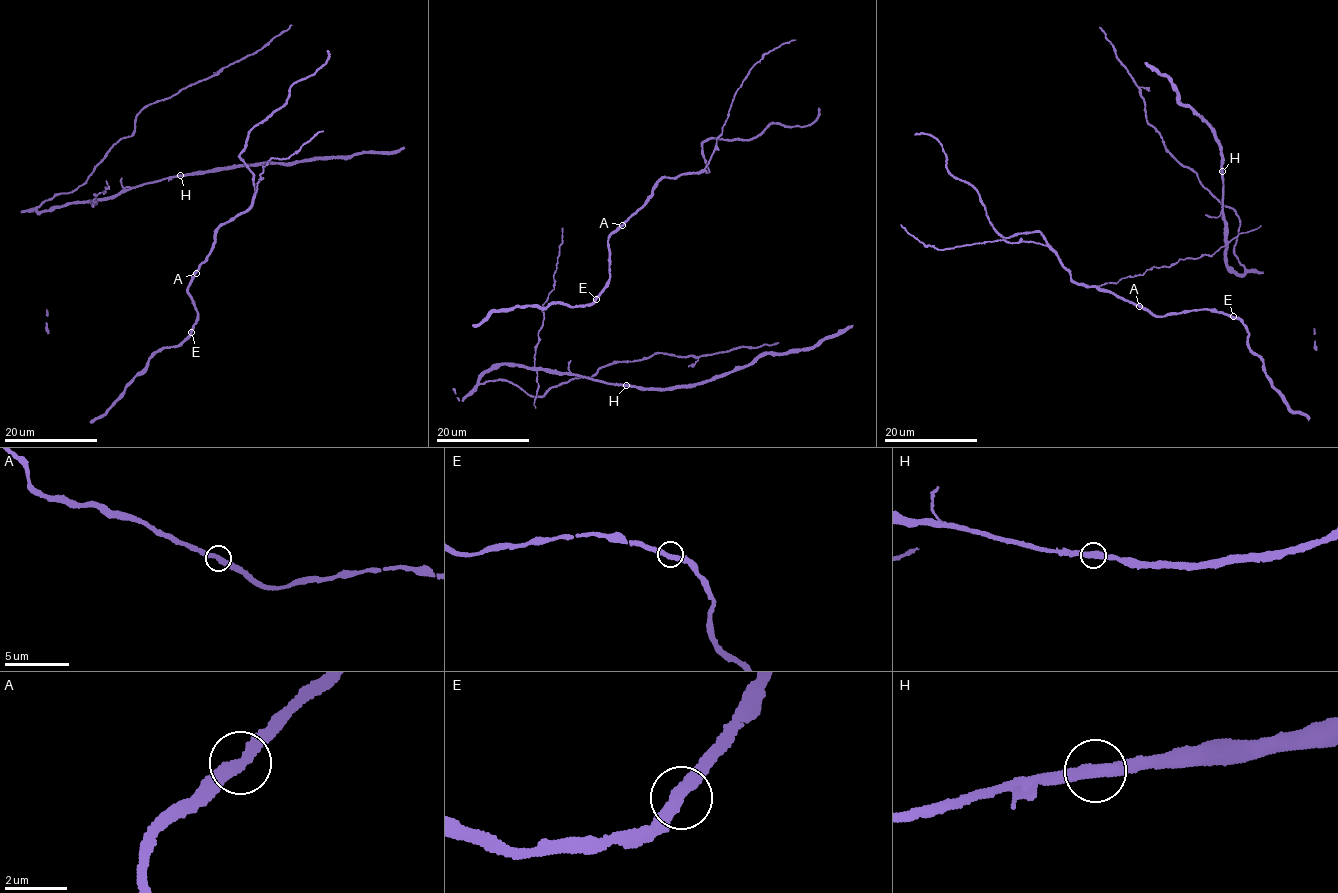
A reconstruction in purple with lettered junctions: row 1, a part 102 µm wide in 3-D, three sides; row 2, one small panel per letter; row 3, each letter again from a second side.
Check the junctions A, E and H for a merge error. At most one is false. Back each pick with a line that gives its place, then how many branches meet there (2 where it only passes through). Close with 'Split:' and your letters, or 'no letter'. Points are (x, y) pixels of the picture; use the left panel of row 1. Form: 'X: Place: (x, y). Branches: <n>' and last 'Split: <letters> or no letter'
Split: no letter

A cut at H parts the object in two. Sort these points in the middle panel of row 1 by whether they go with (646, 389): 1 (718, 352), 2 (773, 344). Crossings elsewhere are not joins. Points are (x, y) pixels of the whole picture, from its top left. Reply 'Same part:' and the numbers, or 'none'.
Same part: none

